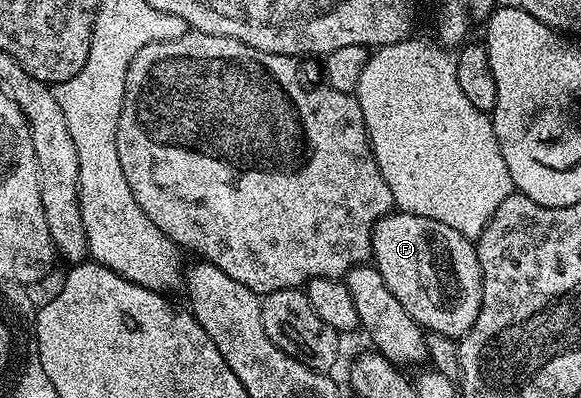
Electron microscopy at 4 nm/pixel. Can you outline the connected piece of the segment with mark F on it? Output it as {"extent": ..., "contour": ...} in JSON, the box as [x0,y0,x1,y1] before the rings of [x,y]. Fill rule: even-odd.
{"extent":[370,210,482,338],"contour":[[[395,210],[376,221],[370,247],[373,267],[388,282],[388,290],[427,333],[461,338],[476,322],[482,301],[482,271],[471,237],[444,226],[444,222]]]}

